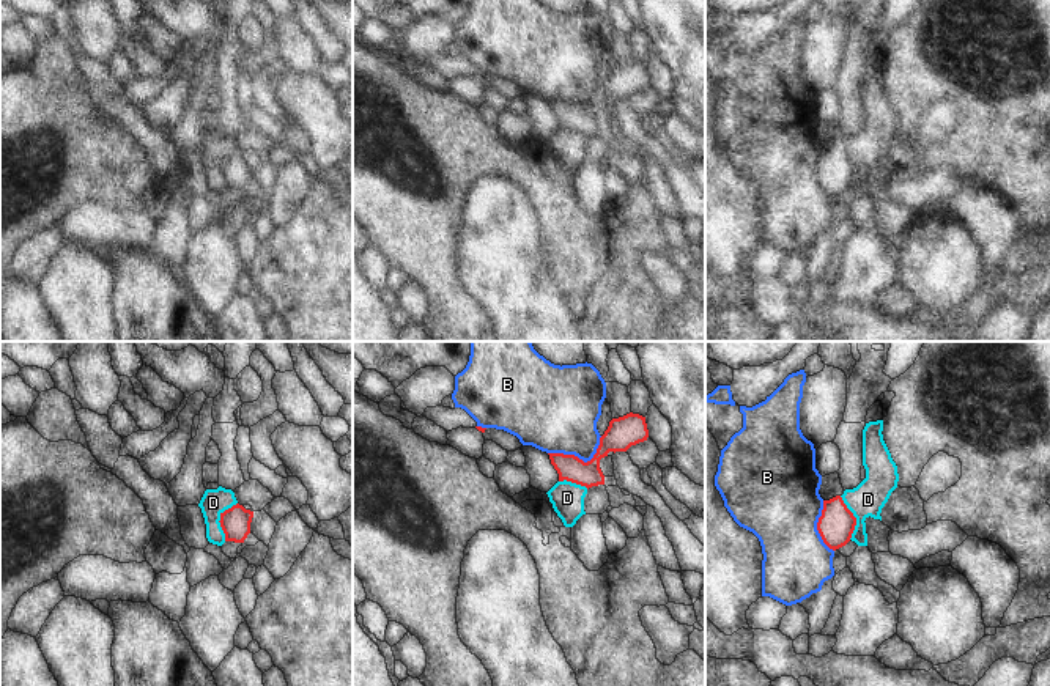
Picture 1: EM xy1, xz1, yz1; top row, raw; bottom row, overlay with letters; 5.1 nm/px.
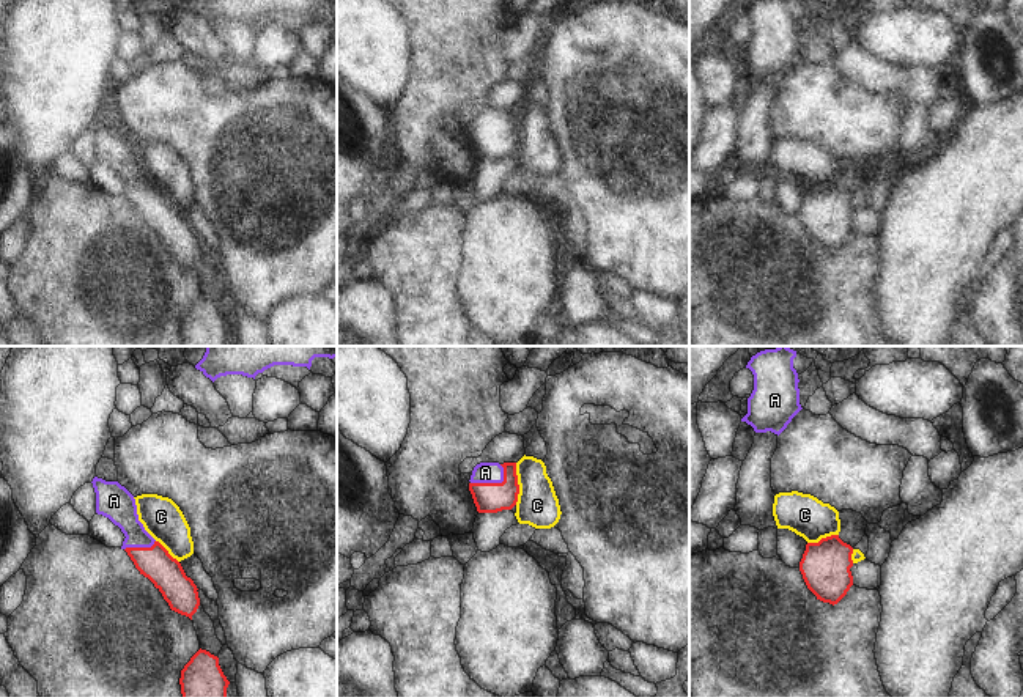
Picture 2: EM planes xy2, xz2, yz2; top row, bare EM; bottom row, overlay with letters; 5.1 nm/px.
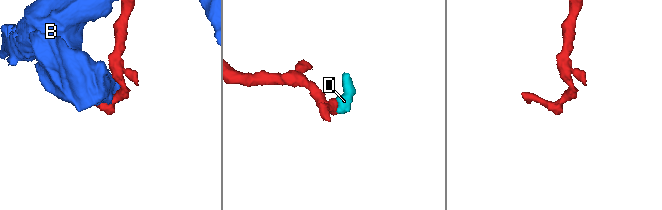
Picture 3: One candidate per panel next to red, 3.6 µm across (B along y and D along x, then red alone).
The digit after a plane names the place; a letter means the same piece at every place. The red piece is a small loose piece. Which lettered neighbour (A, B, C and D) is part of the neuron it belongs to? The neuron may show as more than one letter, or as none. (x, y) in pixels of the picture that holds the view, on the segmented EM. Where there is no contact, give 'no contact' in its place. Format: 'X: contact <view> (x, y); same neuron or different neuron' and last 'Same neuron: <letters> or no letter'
A: contact xz2 (493, 483); same neuron
B: contact xz1 (580, 460); different neuron
C: contact xz2 (517, 483); different neuron
D: contact xy1 (221, 520); different neuron
Same neuron: A

